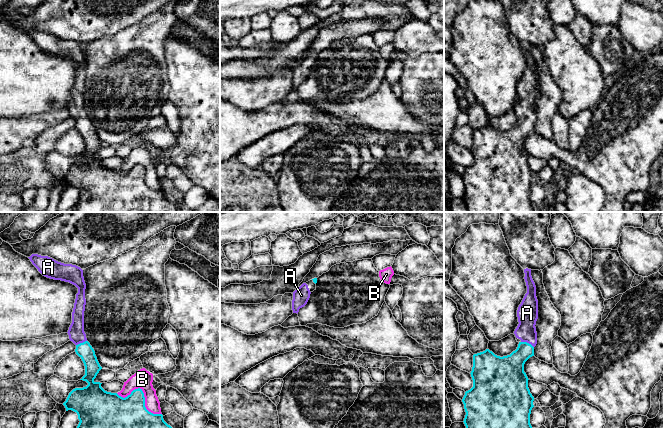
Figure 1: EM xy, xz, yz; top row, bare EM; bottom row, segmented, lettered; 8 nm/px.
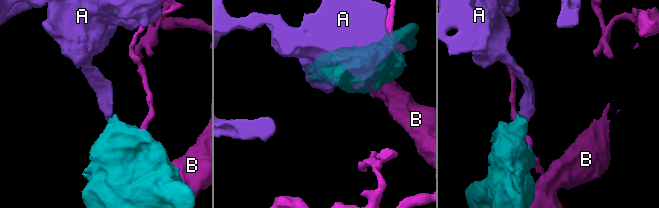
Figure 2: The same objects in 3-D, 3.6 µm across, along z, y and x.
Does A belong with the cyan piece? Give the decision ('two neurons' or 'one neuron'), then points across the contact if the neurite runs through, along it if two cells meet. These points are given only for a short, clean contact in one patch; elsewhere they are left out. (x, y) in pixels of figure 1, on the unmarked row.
one neuron | across yz (510, 144), (525, 126), (526, 118), (527, 89)

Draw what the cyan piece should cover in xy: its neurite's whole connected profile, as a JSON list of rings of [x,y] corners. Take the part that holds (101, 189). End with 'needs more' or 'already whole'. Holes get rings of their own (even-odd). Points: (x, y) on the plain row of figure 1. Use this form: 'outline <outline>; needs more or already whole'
outline [[[32,30],[28,34],[43,52],[69,58],[78,64],[67,109],[85,142],[85,151],[80,156],[88,161],[73,165],[63,179],[66,187],[72,186],[78,191],[80,198],[75,212],[176,212],[162,190],[153,190],[146,185],[142,165],[135,165],[123,174],[105,167],[102,159],[94,157],[102,143],[84,108],[86,60],[83,46],[48,32]]]; needs more

